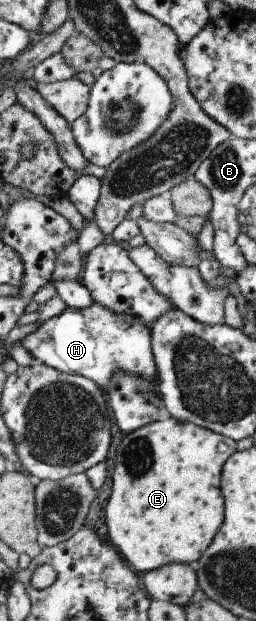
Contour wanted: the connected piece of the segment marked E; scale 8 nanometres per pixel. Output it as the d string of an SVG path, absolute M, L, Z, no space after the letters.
M171 416L164 421L152 422L133 432L126 433L121 439L121 444L116 453L113 476L111 477L111 495L105 508L108 539L111 540L111 543L122 553L122 557L126 559L126 562L134 570L143 571L144 574L166 564L188 564L192 563L192 561L200 561L202 554L212 545L214 538L217 537L216 533L221 530L222 524L225 522L225 495L221 486L222 474L225 469L225 463L229 461L232 455L237 453L236 440L208 428L200 427L198 424L183 422Z

